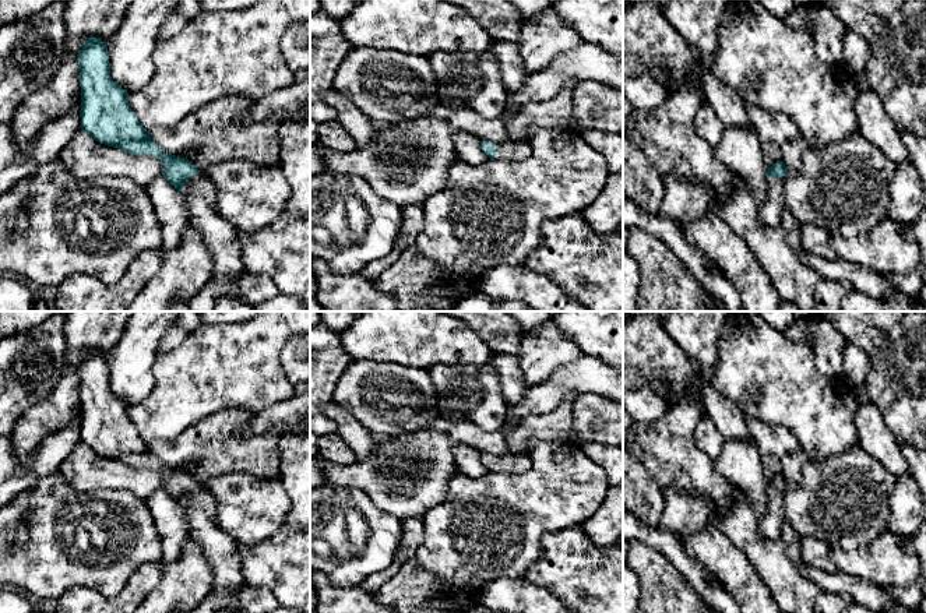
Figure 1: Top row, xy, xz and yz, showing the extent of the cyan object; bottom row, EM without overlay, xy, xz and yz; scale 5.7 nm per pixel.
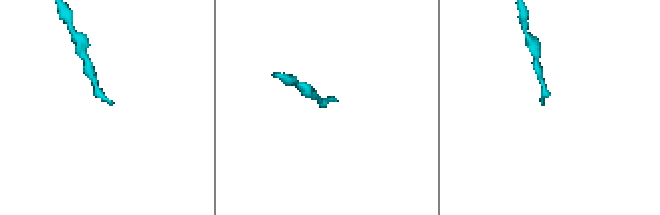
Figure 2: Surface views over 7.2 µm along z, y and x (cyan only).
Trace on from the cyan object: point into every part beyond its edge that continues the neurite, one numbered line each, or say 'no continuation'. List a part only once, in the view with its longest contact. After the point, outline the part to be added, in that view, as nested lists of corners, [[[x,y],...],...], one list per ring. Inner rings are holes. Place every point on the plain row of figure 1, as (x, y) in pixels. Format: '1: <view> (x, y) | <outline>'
1: xy (221, 552) | [[[200,486],[183,497],[189,533],[201,550],[212,571],[210,592],[237,592],[244,585],[237,542],[216,525],[215,498]]]

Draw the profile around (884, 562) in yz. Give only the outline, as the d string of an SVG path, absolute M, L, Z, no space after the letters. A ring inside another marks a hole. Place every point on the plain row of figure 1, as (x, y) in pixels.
M887 531L860 550L830 549L837 570L879 586L908 588L915 584L922 563L904 547L904 536Z

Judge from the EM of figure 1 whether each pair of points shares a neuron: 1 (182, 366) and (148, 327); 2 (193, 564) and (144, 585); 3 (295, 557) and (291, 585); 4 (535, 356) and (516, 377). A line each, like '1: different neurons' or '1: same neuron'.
1: different neurons
2: different neurons
3: same neuron
4: different neurons

